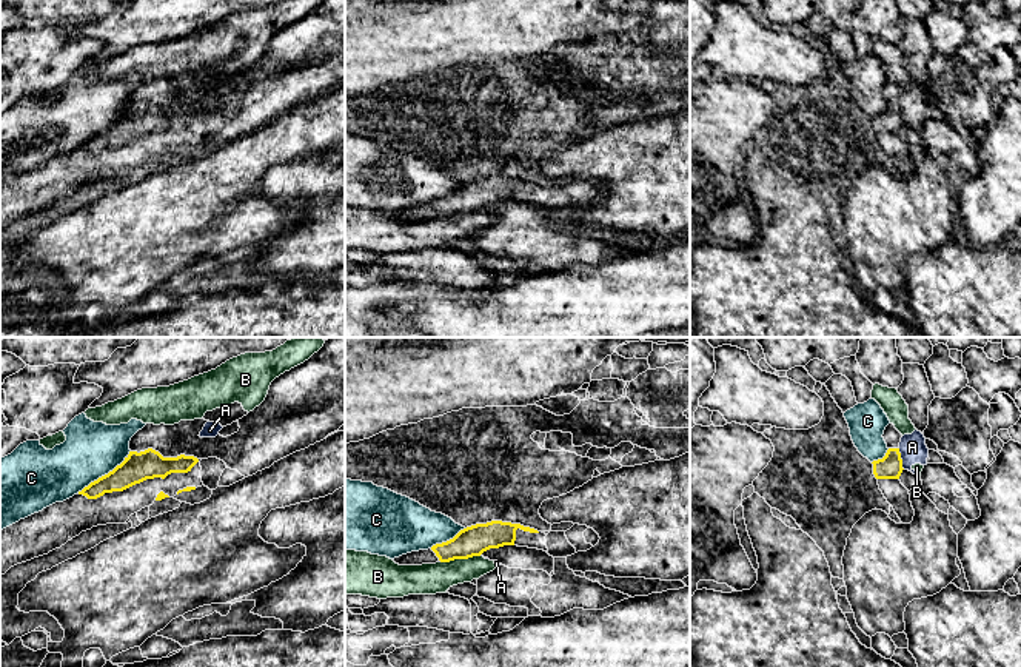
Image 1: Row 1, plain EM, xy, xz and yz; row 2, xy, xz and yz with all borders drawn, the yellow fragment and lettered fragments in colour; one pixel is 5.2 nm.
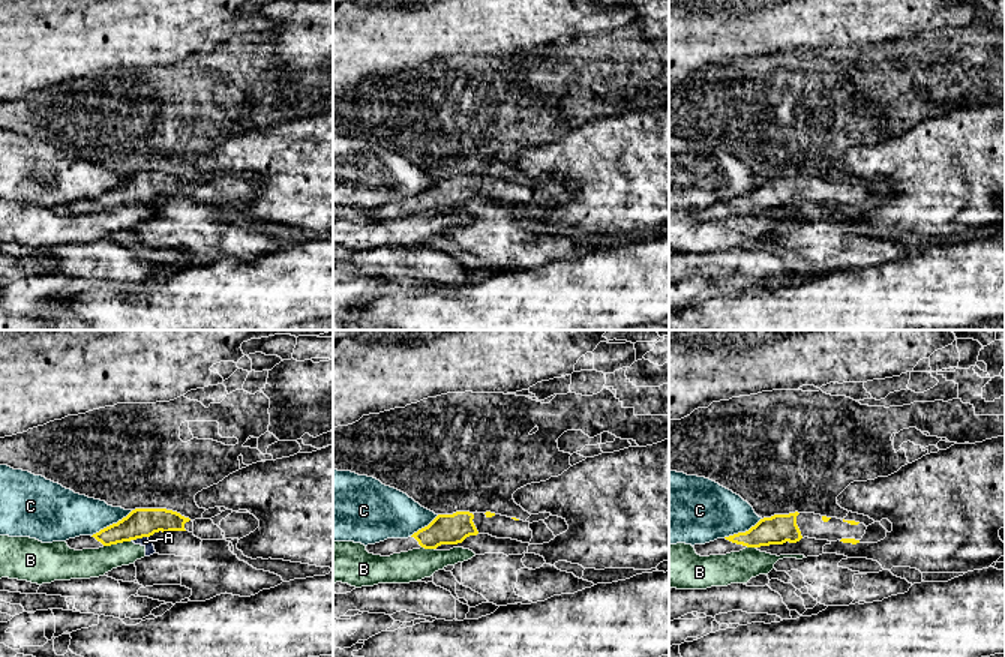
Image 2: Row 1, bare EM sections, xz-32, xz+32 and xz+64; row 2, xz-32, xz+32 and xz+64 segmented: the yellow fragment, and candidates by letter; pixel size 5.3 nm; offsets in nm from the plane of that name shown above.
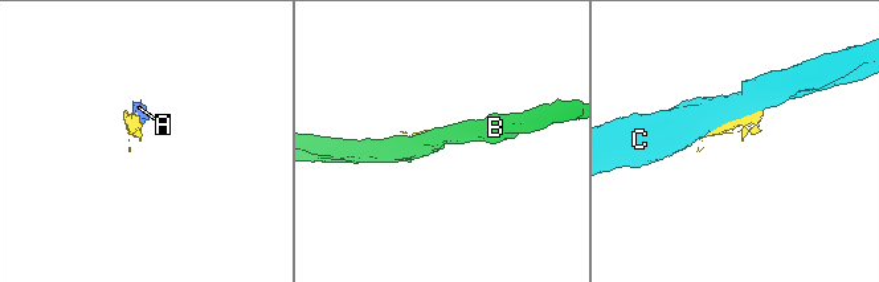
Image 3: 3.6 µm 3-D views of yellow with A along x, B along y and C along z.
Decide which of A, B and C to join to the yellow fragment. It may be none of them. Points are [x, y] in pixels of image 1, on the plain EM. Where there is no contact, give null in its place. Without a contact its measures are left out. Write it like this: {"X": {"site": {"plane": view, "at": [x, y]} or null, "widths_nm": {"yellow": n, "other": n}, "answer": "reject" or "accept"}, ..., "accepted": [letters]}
{"A": {"site": {"plane": "yz", "at": [900, 113]}, "widths_nm": {"yellow": 130, "other": 140}, "answer": "reject"}, "B": {"site": {"plane": "xz", "at": [459, 213]}, "widths_nm": {"yellow": 160, "other": 160}, "answer": "reject"}, "C": {"site": {"plane": "xy", "at": [105, 130]}, "widths_nm": {"yellow": 160, "other": 300}, "answer": "reject"}, "accepted": []}

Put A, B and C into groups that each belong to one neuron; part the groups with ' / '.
A B / C

